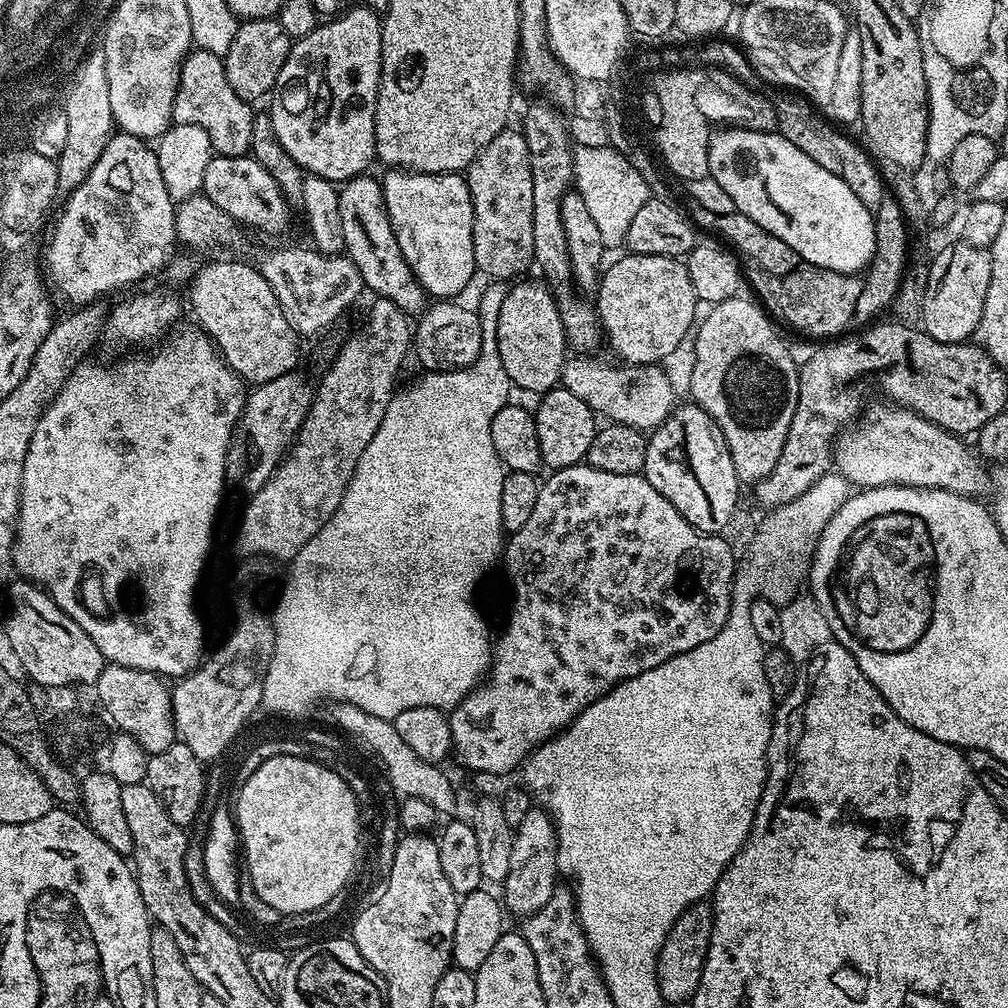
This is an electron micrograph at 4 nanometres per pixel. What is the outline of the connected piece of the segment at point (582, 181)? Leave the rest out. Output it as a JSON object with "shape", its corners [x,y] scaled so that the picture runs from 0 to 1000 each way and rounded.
{"shape":[[[606,145],[577,146],[568,148],[569,185],[588,213],[593,228],[597,231],[599,243],[607,248],[622,239],[625,221],[637,204],[646,197],[647,187],[641,183],[635,171],[625,163],[624,159]]]}

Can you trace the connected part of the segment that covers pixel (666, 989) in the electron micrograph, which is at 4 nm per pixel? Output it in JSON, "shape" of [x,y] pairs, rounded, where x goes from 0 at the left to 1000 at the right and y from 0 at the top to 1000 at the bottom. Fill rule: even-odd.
{"shape":[[[697,892],[684,899],[669,915],[669,919],[655,943],[655,949],[651,952],[653,978],[660,997],[682,997],[692,982],[698,955],[702,949],[707,908],[705,896],[701,892]]]}

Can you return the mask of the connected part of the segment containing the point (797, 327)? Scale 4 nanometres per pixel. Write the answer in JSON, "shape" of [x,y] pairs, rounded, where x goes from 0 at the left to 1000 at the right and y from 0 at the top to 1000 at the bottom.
{"shape":[[[794,264],[775,278],[754,280],[746,274],[744,286],[750,289],[749,297],[758,309],[771,318],[779,317],[788,328],[798,333],[811,333],[813,339],[821,339],[836,334],[842,328],[840,325],[845,321],[851,292],[855,292],[855,278],[852,273],[833,274],[818,266]]]}

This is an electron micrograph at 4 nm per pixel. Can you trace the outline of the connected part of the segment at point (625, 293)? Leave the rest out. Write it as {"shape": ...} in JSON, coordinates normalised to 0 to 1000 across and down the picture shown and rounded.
{"shape":[[[619,252],[616,258],[604,261],[598,267],[590,287],[589,305],[593,320],[601,334],[601,341],[616,353],[620,362],[652,361],[659,358],[663,351],[676,344],[679,336],[688,328],[691,320],[690,305],[692,299],[690,289],[685,280],[683,263],[678,257],[669,254],[632,254]]]}

